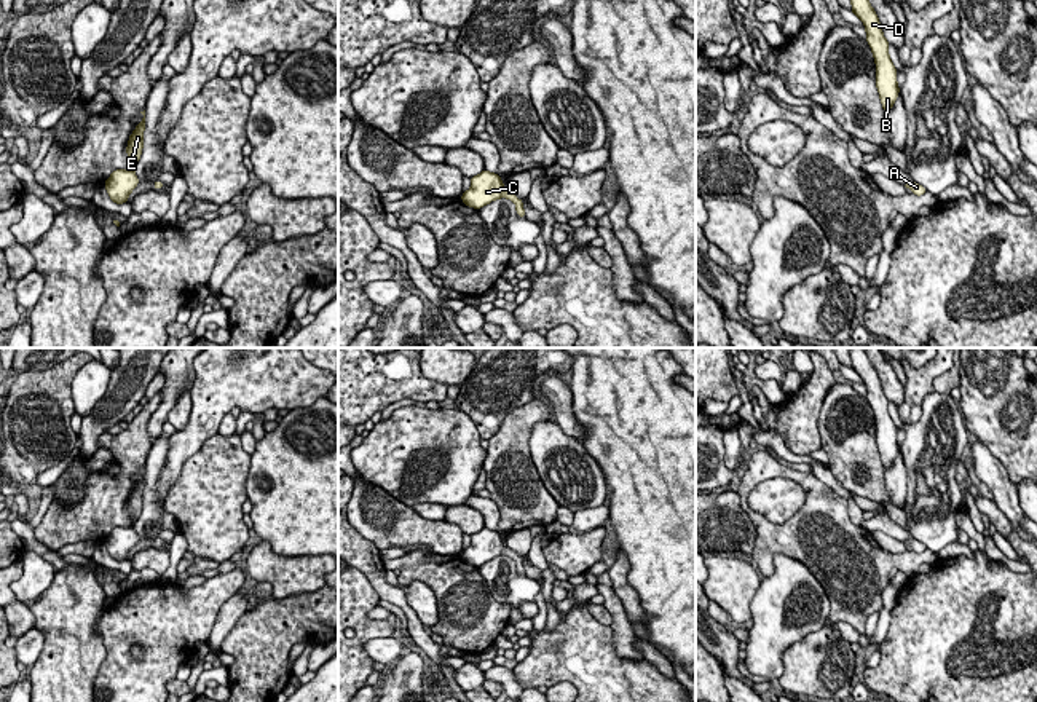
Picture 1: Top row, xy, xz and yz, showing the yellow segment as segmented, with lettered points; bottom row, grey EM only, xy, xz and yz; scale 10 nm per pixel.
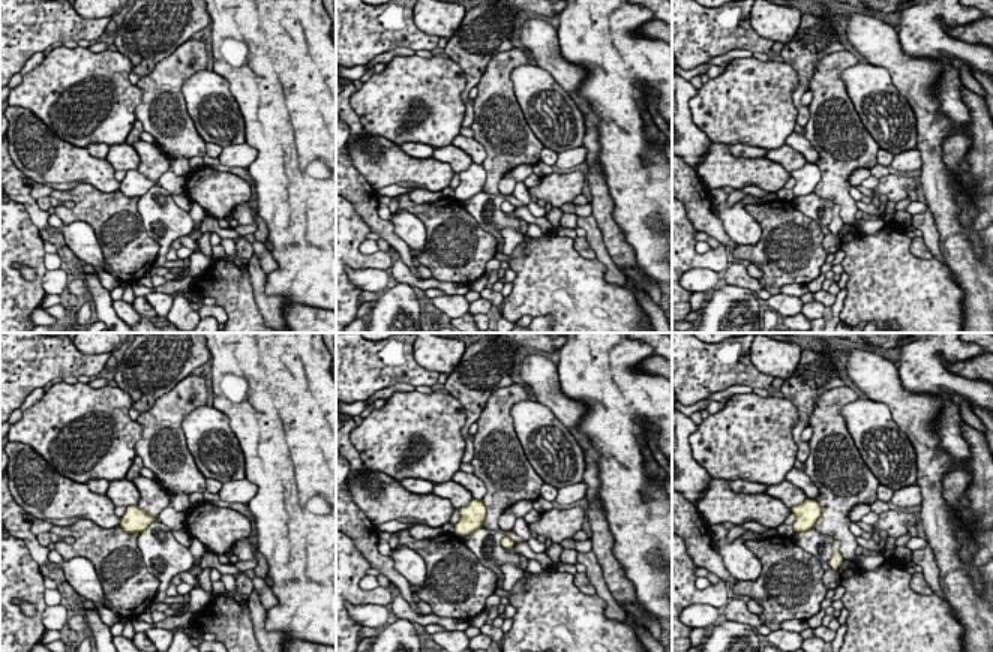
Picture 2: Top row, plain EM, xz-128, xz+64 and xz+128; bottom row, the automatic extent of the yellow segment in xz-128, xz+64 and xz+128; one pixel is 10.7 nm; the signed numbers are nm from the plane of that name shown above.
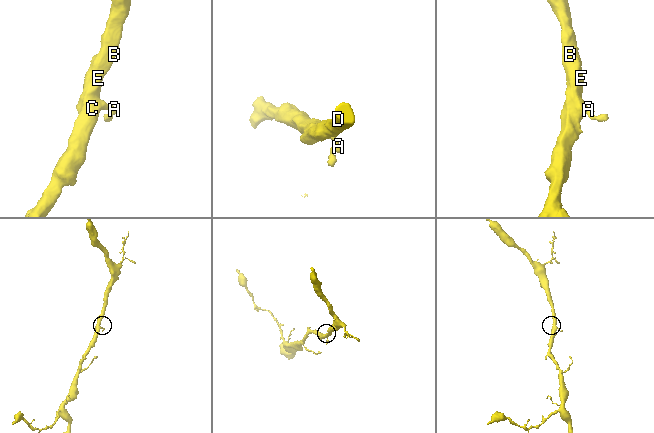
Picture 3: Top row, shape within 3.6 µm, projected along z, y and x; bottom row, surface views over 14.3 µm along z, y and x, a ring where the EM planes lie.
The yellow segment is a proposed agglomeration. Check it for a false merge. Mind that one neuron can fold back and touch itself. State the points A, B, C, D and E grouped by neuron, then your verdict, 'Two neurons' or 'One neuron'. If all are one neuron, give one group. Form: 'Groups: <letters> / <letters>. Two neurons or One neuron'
Groups: A B C D E. One neuron

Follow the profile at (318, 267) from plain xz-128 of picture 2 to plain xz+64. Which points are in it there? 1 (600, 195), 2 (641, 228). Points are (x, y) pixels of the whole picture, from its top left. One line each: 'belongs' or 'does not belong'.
1: does not belong
2: belongs

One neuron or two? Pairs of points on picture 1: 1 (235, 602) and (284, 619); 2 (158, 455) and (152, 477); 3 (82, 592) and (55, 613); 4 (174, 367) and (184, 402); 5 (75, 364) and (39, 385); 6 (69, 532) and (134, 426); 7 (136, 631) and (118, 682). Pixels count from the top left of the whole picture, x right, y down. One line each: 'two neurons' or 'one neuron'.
1: two neurons
2: one neuron
3: one neuron
4: two neurons
5: one neuron
6: one neuron
7: one neuron

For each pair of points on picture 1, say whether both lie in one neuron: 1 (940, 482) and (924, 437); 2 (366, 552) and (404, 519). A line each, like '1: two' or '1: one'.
1: one
2: two

